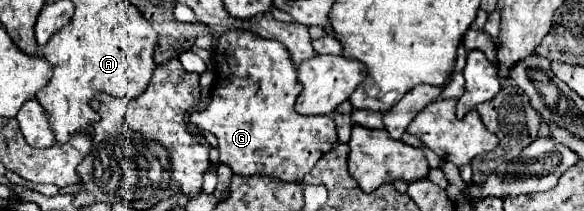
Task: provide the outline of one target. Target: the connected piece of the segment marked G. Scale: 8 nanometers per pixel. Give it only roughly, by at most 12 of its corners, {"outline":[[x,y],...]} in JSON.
{"outline":[[216,40],[190,122],[234,174],[302,182],[336,142],[284,44]]}

